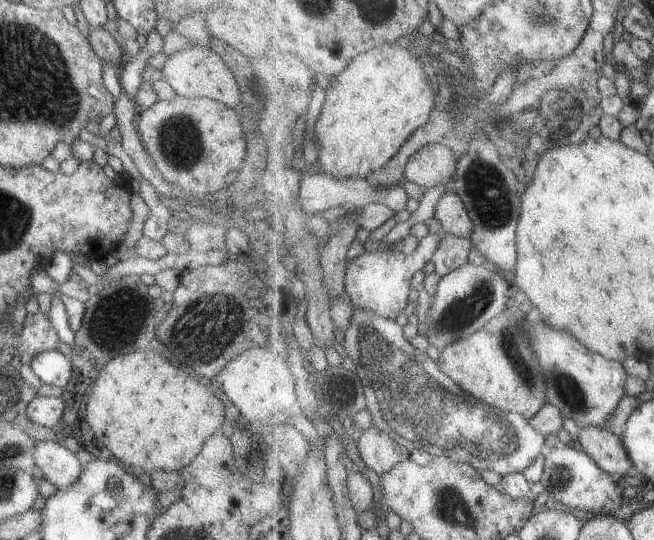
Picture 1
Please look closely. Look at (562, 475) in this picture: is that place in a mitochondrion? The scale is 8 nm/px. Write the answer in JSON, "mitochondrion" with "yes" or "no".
{"mitochondrion":"yes"}

